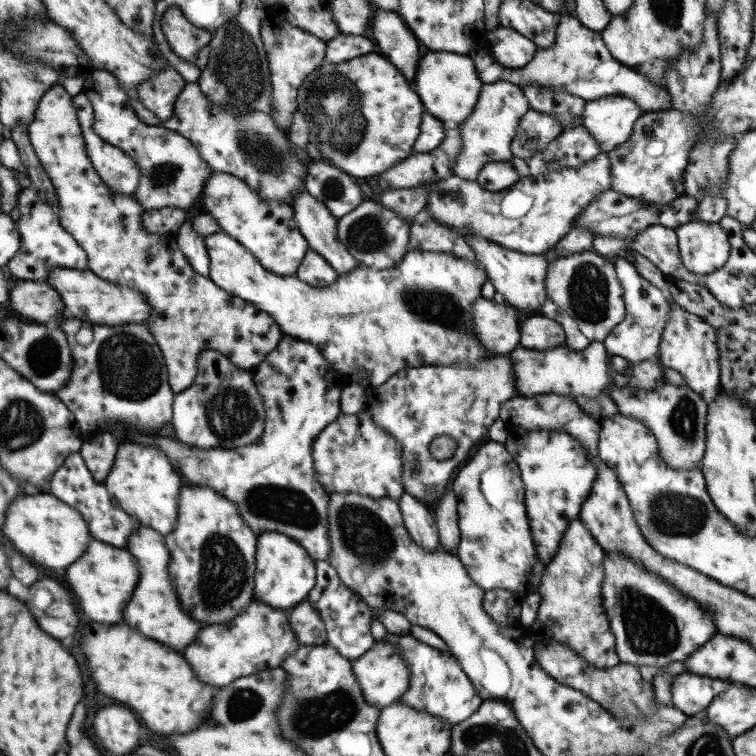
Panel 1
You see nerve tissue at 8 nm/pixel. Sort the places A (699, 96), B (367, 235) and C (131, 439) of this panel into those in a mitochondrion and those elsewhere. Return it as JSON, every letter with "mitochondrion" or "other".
{"A":"mitochondrion","B":"mitochondrion","C":"other"}

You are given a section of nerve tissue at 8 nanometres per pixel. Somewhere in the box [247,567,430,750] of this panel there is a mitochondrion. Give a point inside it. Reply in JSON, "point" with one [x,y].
{"point":[325,713]}

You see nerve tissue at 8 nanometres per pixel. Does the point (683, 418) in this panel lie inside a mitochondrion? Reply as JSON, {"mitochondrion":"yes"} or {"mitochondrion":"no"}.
{"mitochondrion":"yes"}

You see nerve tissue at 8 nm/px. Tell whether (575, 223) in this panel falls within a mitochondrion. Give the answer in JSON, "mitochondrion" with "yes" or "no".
{"mitochondrion":"no"}

